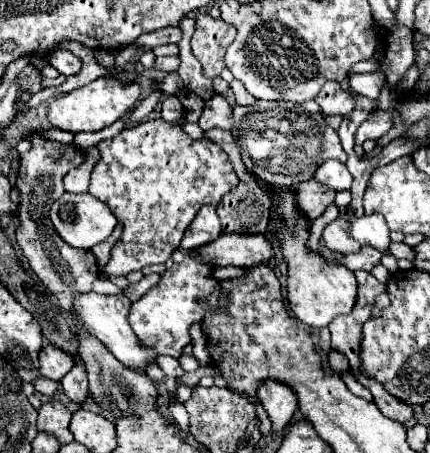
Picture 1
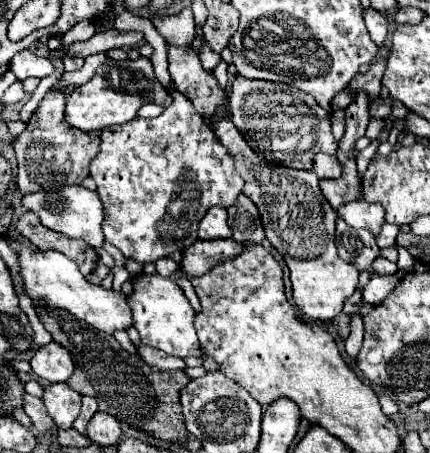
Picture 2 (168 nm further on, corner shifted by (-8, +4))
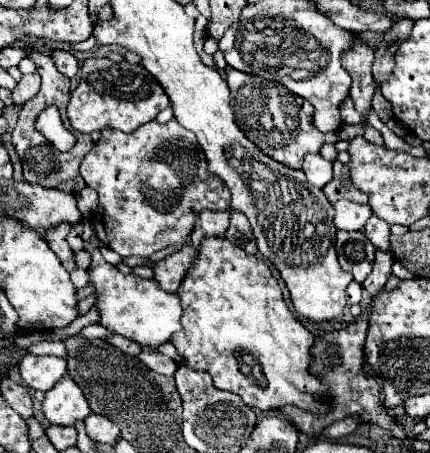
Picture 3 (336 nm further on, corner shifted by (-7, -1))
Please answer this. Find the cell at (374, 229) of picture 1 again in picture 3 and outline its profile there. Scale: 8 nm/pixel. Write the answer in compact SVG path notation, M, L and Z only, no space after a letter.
M339 200L333 204L333 208L335 208L333 222L339 230L361 230L369 216L373 214L369 206L355 204L351 200Z

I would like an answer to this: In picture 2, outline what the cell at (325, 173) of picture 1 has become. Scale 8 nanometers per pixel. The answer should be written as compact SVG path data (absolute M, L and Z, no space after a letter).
M316 153L314 157L314 173L318 179L336 179L342 173L342 165L334 155L328 153Z

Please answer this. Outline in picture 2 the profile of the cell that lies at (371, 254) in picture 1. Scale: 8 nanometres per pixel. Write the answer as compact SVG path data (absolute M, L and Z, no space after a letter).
M386 223L386 225L382 227L382 235L378 237L378 247L380 247L380 249L386 249L386 247L394 245L396 235L398 235L398 225Z

